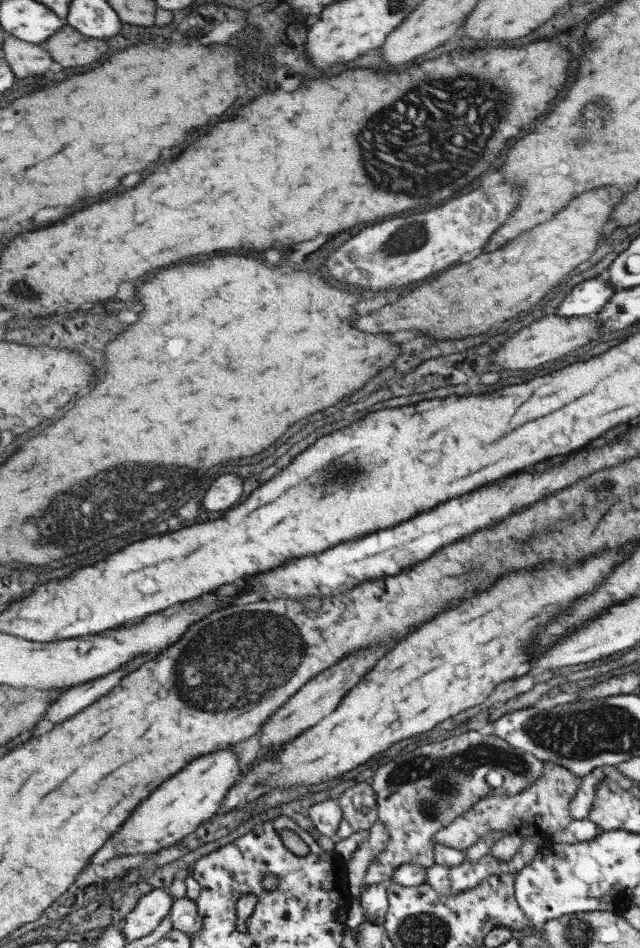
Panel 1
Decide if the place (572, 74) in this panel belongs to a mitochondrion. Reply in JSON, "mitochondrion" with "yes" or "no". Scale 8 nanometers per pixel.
{"mitochondrion":"no"}

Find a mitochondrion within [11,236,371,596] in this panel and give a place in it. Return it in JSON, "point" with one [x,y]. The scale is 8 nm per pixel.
{"point":[114,502]}

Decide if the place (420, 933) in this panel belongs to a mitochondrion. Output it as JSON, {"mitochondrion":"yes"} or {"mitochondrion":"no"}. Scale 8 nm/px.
{"mitochondrion":"yes"}

